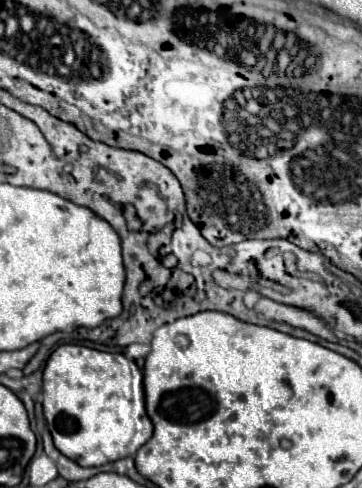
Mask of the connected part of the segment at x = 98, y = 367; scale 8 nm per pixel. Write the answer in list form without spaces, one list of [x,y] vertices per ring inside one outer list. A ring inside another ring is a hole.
[[[75,342],[60,344],[43,369],[42,392],[44,418],[54,446],[62,454],[68,454],[72,462],[80,462],[80,466],[102,466],[134,456],[154,434],[154,426],[146,414],[142,369],[120,352],[100,352]]]

